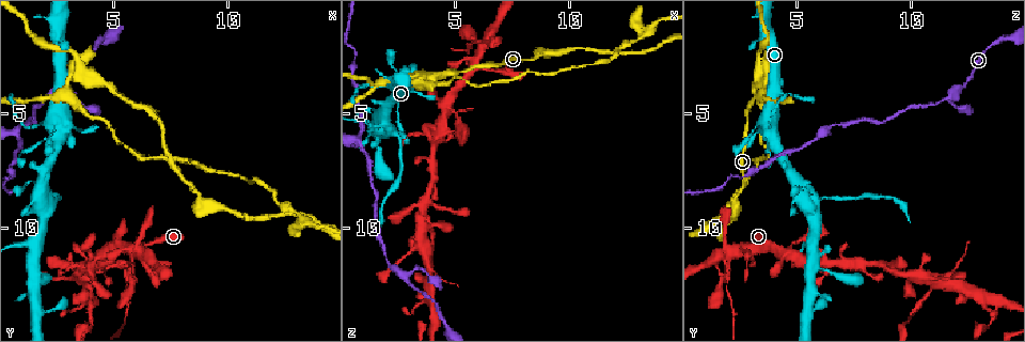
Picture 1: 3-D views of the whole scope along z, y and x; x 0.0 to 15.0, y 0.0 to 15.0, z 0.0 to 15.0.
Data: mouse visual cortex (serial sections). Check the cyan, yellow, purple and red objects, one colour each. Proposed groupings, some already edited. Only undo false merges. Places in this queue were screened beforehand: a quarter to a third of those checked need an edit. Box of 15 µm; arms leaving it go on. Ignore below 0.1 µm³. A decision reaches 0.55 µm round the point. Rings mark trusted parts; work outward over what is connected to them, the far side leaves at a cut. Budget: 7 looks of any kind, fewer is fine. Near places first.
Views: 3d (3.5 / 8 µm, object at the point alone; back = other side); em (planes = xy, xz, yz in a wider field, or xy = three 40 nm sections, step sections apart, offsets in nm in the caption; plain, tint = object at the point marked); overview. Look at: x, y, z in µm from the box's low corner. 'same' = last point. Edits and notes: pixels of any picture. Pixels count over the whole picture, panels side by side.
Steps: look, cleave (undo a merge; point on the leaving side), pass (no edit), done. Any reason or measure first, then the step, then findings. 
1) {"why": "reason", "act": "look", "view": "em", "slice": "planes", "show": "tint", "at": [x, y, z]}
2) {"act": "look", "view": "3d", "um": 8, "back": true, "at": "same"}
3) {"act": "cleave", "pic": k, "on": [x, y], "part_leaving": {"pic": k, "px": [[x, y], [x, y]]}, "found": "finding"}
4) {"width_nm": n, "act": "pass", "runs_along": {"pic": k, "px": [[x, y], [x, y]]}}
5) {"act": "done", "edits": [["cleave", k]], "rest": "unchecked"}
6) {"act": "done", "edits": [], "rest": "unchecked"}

{"act": "look", "view": "3d", "um": 8, "at": [8.9, 8.8, 2.3]}

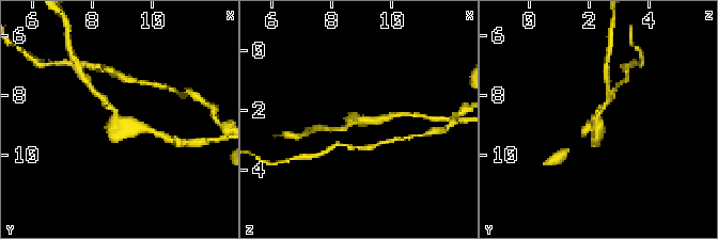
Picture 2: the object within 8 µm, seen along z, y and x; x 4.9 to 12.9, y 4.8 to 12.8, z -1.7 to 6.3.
{"act": "look", "view": "3d", "um": 3.5, "back": true, "at": [8.8, 8.9, 2.3]}

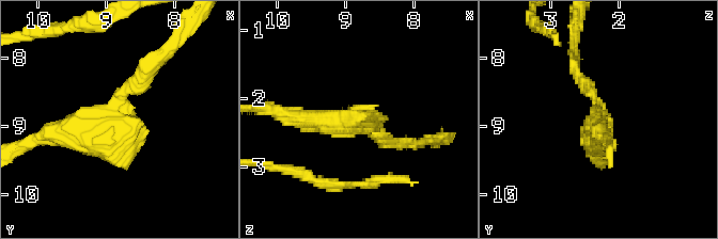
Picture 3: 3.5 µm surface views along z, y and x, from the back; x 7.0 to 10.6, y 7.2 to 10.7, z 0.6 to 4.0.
{"why": "need the tissue", "act": "look", "view": "em", "slice": "xy", "step": 3, "show": "tint", "at": "same"}

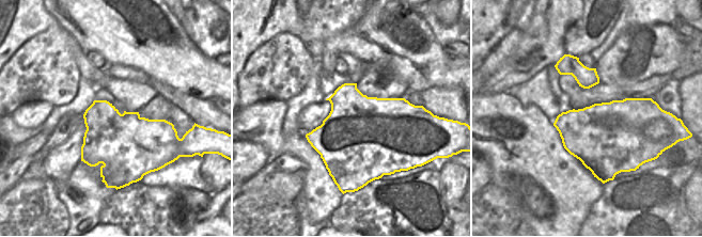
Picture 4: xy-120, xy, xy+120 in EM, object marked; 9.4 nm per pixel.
{"act": "pass", "found": "all the same cell"}

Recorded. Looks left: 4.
{"why": "two arms in line, one across", "act": "look", "view": "3d", "um": 3.5, "back": true, "at": [1.9, 8.3, 5.1]}

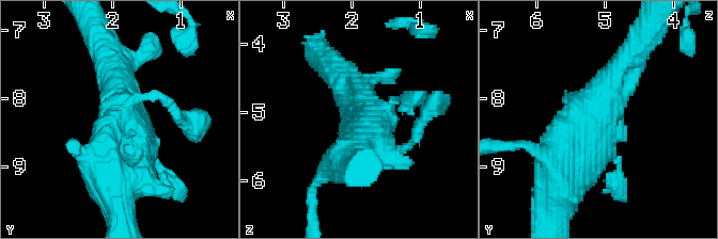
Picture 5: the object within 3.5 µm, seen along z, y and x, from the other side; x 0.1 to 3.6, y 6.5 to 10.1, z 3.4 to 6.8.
{"act": "look", "view": "em", "slice": "xy", "step": 3, "show": "tint", "at": [1.85, 8.35, 5.20]}

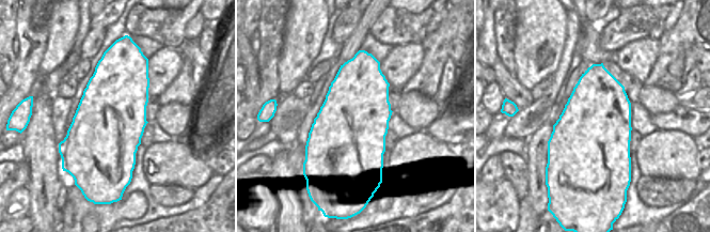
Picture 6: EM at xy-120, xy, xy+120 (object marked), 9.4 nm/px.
{"act": "pass", "runs_along": {"pic": 5, "px": [[628, 59], [567, 184]]}, "found": "one cell here"}

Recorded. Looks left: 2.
{"act": "done", "edits": [], "rest": "unchecked"}

